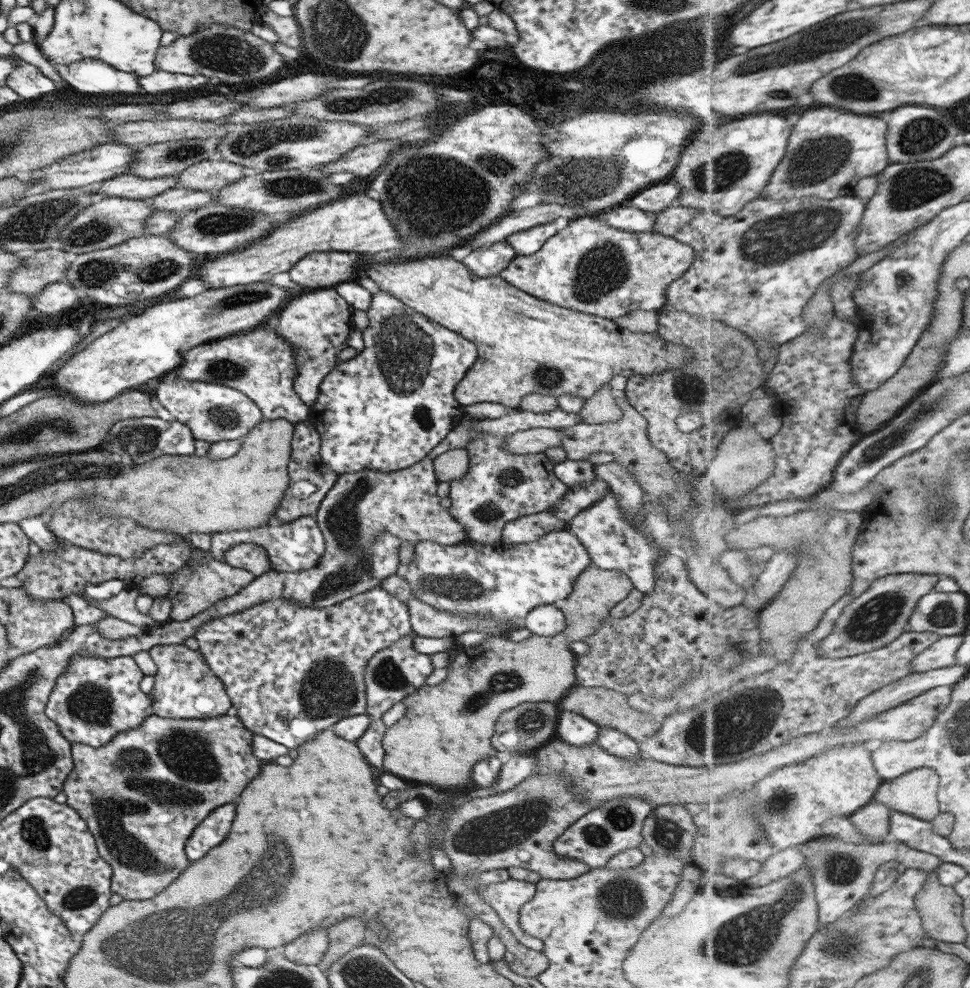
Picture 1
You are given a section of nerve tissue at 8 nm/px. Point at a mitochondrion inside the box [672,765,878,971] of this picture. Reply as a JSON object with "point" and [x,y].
{"point":[738,944]}

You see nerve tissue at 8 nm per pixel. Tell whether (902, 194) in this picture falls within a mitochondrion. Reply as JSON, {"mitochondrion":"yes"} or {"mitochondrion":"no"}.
{"mitochondrion":"yes"}

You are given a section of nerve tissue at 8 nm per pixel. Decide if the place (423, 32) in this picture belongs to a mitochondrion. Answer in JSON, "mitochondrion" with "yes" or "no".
{"mitochondrion":"no"}

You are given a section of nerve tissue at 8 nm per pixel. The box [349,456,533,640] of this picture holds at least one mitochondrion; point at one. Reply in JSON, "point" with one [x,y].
{"point":[455,586]}

